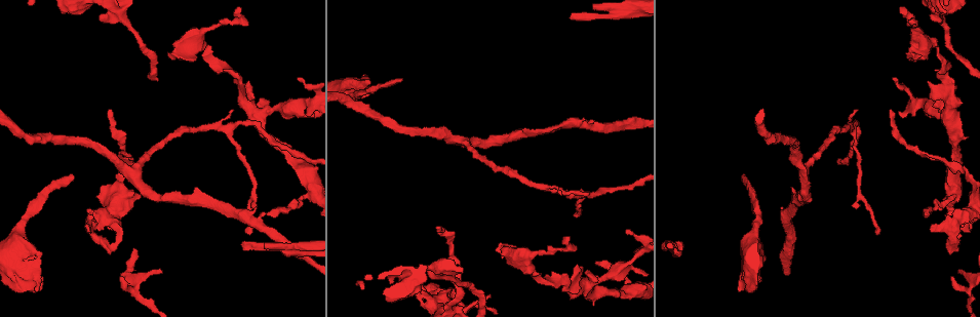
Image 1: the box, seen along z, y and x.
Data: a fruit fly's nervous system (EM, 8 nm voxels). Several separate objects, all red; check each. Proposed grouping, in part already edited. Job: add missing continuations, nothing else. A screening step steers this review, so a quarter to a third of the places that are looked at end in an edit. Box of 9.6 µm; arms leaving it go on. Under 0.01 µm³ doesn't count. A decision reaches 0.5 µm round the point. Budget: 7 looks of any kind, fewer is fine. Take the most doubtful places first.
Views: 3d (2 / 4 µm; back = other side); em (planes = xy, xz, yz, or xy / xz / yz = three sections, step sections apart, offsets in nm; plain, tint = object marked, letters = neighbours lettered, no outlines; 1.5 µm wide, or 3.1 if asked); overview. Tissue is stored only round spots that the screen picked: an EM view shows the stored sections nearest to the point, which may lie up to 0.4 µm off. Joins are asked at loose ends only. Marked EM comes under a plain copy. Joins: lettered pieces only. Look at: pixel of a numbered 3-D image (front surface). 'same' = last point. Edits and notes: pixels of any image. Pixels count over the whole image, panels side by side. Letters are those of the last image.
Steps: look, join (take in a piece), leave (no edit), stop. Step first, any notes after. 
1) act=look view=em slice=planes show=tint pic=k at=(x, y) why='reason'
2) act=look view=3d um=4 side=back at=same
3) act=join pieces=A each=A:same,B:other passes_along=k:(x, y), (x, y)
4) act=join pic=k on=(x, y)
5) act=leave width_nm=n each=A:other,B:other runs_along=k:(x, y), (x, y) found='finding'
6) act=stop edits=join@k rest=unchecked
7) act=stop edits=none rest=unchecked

act=look view=3d um=4 pic=1 at=(891, 109) why='thin end'

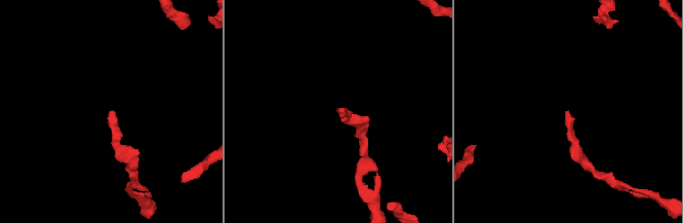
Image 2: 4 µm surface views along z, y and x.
act=look view=em slice=planes show=letters pic=2 at=(341, 109) why='now the EM'

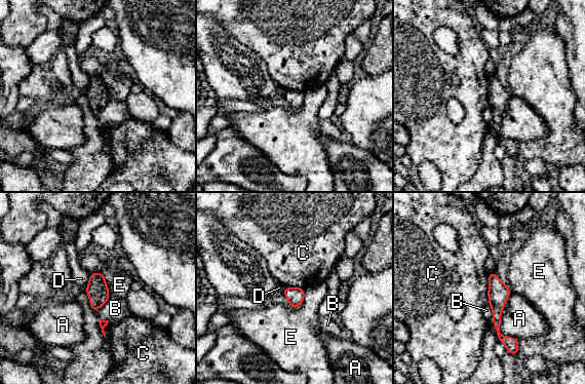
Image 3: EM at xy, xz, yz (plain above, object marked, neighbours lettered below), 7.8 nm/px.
act=leave each=A:other,B:other,C:other,D:other,E:other runs_along=3:(491, 275), (497, 333), (513, 348) found='no lettered piece goes on from it'

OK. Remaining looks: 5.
act=look view=em slice=planes show=letters pic=1 at=(940, 23) why='branch stops here'

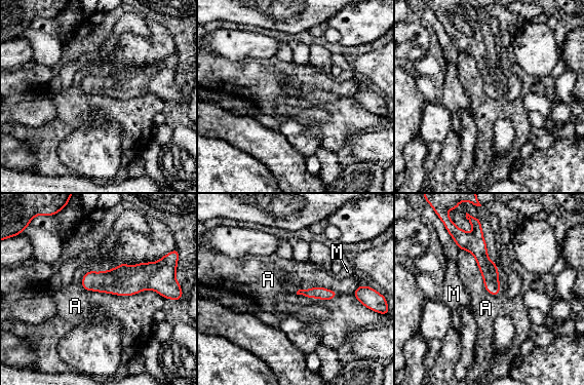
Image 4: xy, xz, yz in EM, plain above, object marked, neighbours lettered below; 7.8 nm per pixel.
act=leave longest_contact=A:340nm each=A:other,M:other found='none of them fits'

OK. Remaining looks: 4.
act=look view=em slice=yz step=4 show=letters pic=1 at=(627, 230) why='thin end'

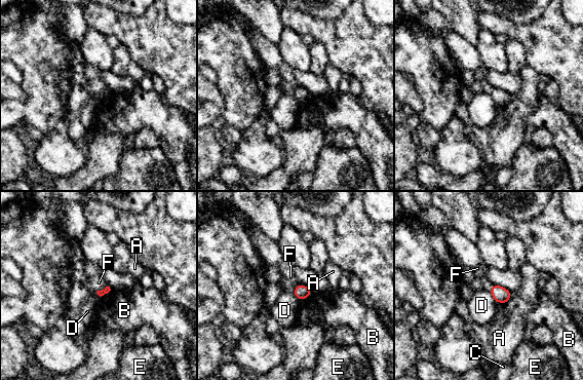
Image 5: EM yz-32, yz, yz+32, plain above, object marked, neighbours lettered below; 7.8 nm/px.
act=look view=em slice=xy step=4 show=letters at=same why='cut it another way'

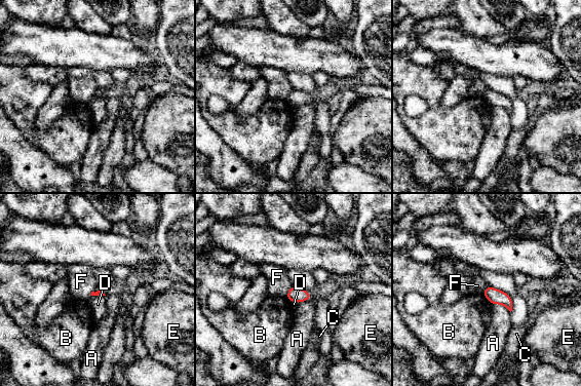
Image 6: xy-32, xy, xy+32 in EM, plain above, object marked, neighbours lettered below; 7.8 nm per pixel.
act=leave each=A:other,B:other,C:other,D:other,E:other,F:other border=6:(291, 300), (298, 303) found='none of them fits'

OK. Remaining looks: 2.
act=stop edits=none rest=unchecked

